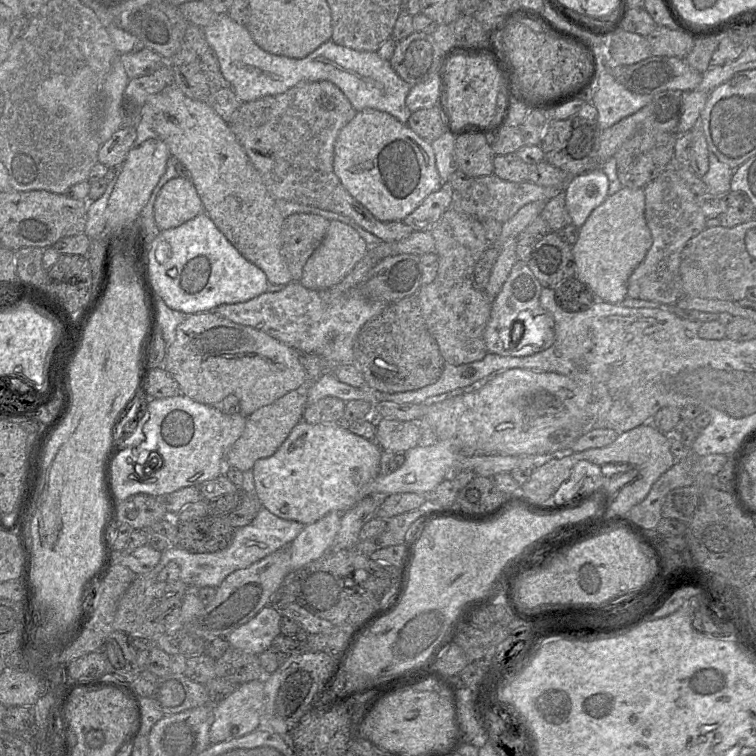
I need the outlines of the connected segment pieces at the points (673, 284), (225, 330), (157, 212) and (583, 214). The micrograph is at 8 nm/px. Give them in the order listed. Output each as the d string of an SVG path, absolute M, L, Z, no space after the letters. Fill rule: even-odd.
M668 168L643 189L645 219L651 231L653 243L645 259L628 280L627 296L672 306L683 297L680 274L682 251L690 239L706 228L707 218L697 203L697 196L675 168Z
M215 311L188 315L177 327L175 340L164 359L164 368L178 382L181 394L208 405L217 405L227 397L235 396L233 414L245 417L309 380L297 350L263 331L234 323Z
M187 178L169 180L154 203L154 219L160 230L176 228L203 212L202 201Z
M601 168L570 177L564 186L564 193L572 224L582 227L591 212L607 198L608 189L608 177Z

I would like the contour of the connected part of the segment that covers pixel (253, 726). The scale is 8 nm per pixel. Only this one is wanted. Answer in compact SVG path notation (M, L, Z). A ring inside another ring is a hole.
M263 680L236 686L229 696L212 705L209 743L216 744L253 732L258 728L263 707Z

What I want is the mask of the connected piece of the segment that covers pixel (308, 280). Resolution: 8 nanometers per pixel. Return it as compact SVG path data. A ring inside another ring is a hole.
M331 220L325 238L304 265L300 283L310 290L326 290L335 286L363 259L369 247L353 227Z

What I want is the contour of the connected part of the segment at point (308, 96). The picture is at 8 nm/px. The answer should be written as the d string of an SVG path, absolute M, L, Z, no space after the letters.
M300 82L286 92L241 103L229 125L252 165L275 199L344 215L384 242L400 241L413 229L403 221L382 222L356 201L344 188L333 170L334 144L339 131L353 119L357 111L343 92L332 82Z

